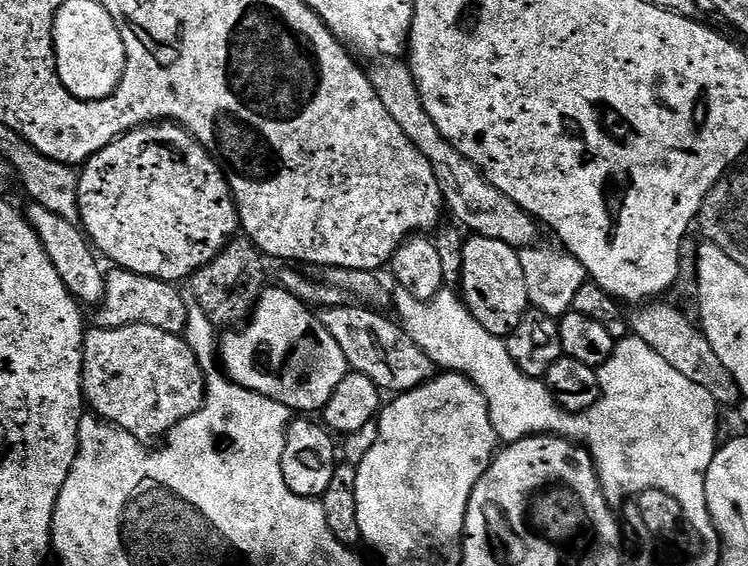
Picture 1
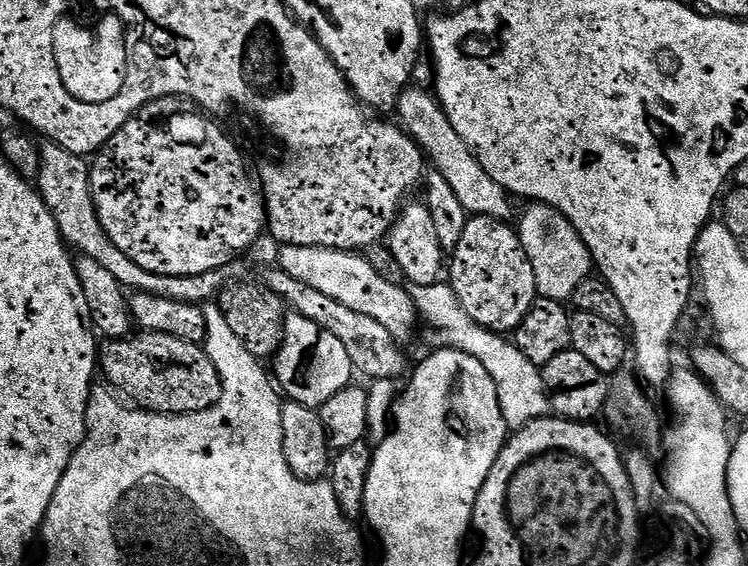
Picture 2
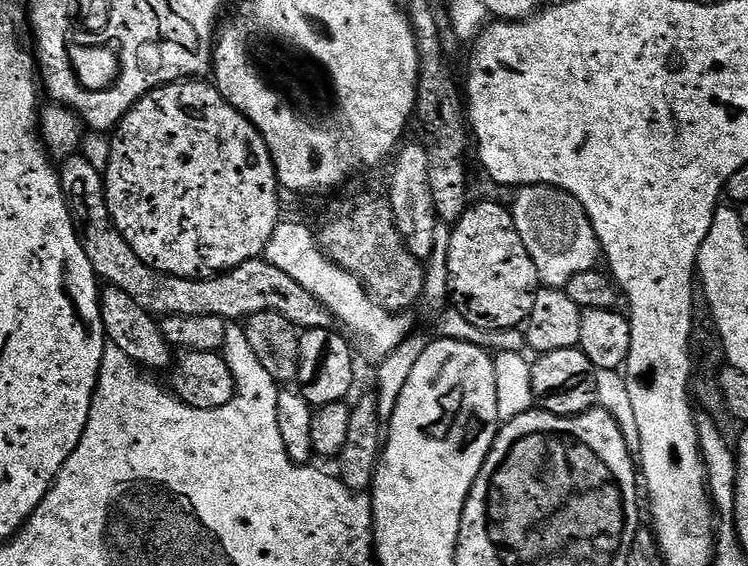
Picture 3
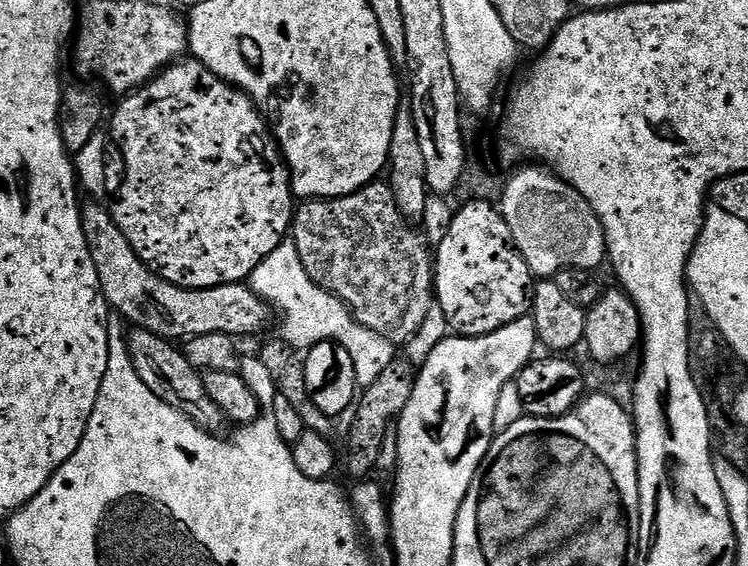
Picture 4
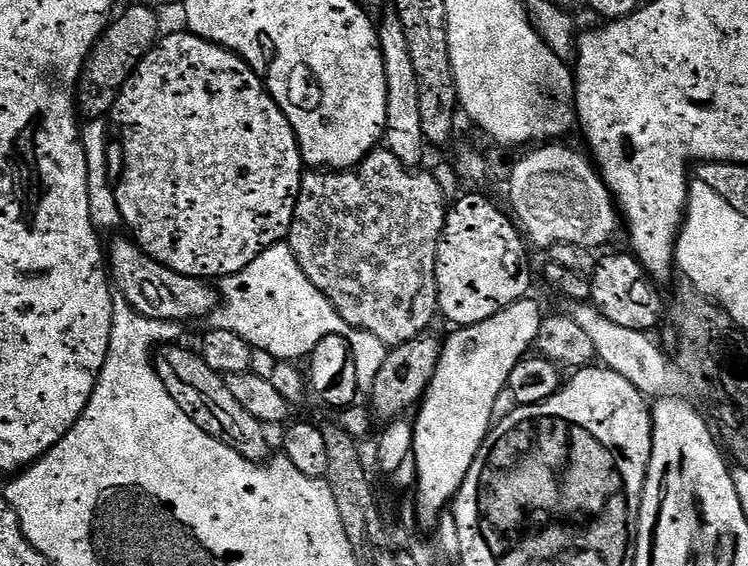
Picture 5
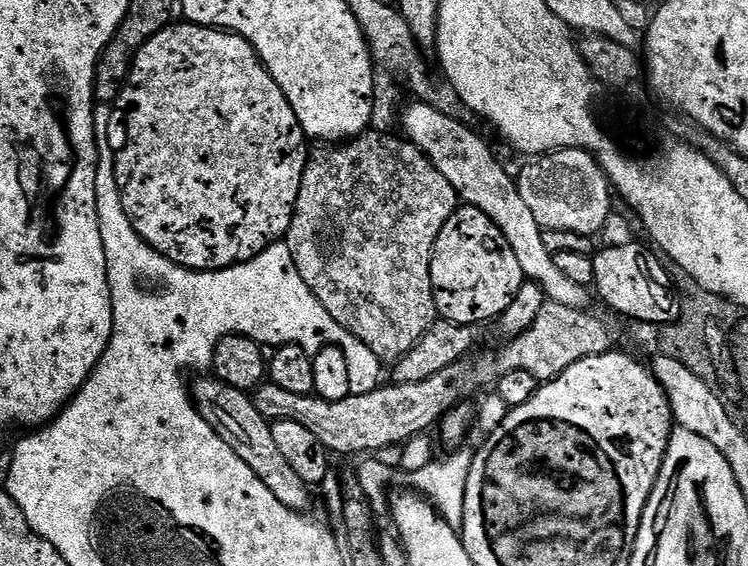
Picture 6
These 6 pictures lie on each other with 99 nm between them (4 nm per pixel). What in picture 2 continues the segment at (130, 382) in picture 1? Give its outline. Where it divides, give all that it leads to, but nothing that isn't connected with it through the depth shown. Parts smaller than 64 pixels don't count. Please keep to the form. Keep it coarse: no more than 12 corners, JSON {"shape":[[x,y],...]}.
{"shape":[[141,331],[99,349],[98,368],[137,409],[214,406],[220,375],[201,345]]}

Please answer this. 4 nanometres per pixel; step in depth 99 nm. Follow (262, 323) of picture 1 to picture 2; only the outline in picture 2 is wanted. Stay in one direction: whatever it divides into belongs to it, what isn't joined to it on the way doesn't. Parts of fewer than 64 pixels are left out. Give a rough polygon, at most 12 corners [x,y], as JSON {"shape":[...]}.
{"shape":[[284,317],[275,383],[319,409],[353,383],[350,354],[310,318]]}

